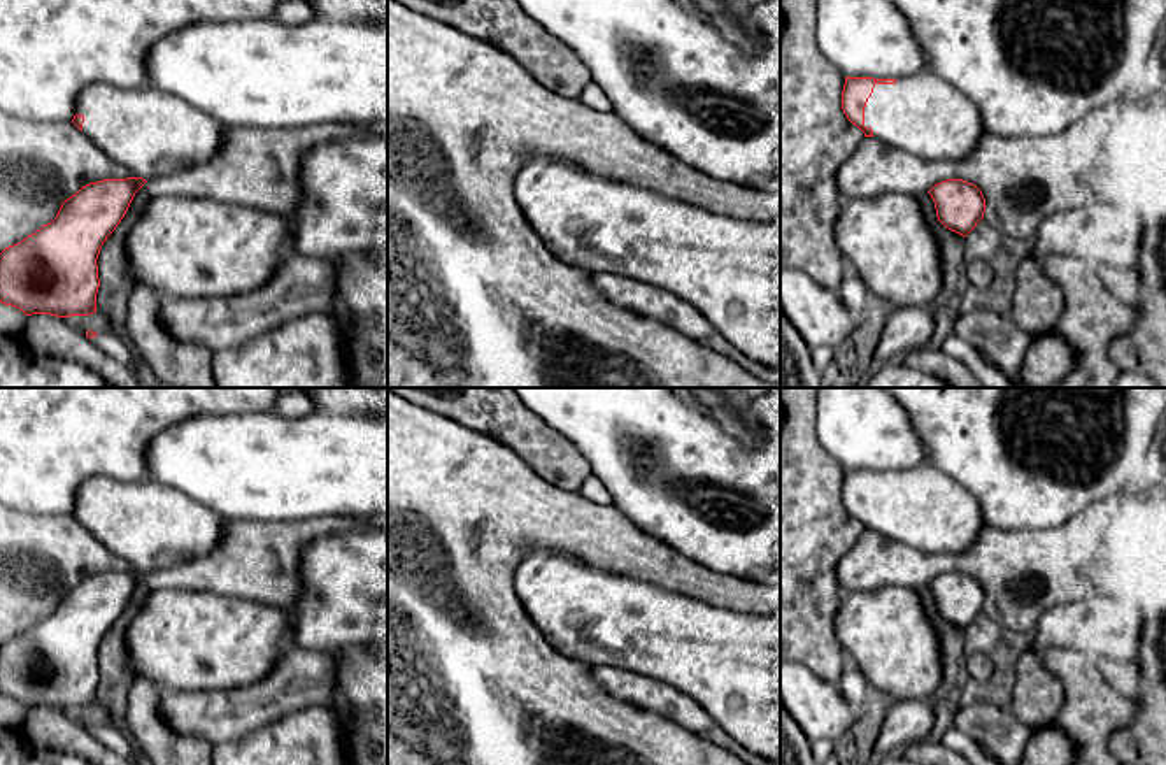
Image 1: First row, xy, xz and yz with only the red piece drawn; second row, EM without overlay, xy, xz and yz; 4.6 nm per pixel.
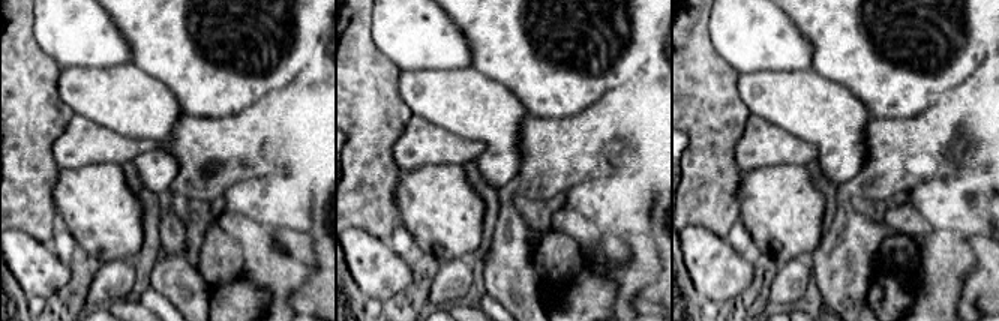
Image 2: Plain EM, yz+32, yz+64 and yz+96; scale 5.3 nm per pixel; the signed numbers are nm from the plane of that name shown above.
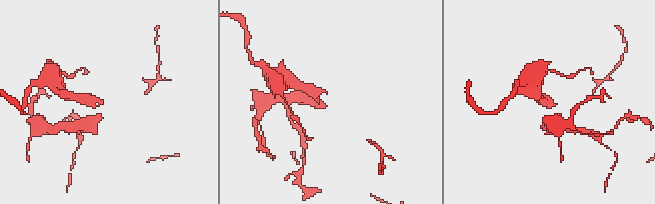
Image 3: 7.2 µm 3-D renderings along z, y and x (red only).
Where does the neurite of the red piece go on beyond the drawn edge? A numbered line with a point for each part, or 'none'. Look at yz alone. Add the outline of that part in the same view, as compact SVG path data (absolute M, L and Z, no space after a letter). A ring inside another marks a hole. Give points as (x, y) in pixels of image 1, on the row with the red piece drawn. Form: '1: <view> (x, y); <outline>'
1: yz (923, 114); M929 68L896 79L896 84L875 84L864 107L864 126L873 137L924 160L963 160L985 135L975 104Z

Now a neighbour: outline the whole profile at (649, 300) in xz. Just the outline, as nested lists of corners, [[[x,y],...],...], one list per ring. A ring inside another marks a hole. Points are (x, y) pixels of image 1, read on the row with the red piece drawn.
[[[593,272],[591,281],[608,302],[652,318],[687,339],[705,342],[715,332],[694,305],[661,288],[605,272]]]

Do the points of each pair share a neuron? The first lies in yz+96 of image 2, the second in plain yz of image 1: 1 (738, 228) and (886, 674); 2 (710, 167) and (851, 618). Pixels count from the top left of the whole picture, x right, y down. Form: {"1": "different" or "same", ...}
{"1": "different", "2": "different"}

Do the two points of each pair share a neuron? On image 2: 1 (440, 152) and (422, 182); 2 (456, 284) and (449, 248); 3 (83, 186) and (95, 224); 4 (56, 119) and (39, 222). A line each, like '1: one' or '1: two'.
1: two
2: two
3: one
4: one

